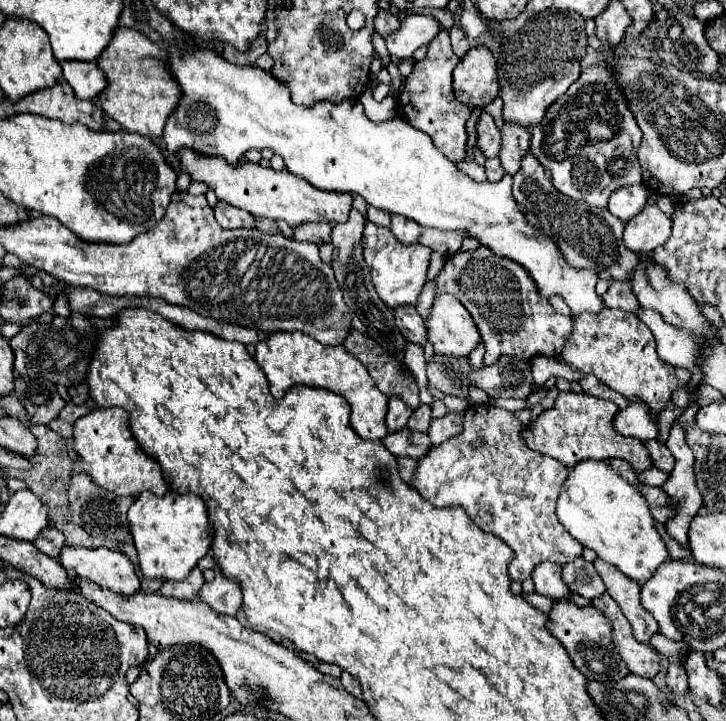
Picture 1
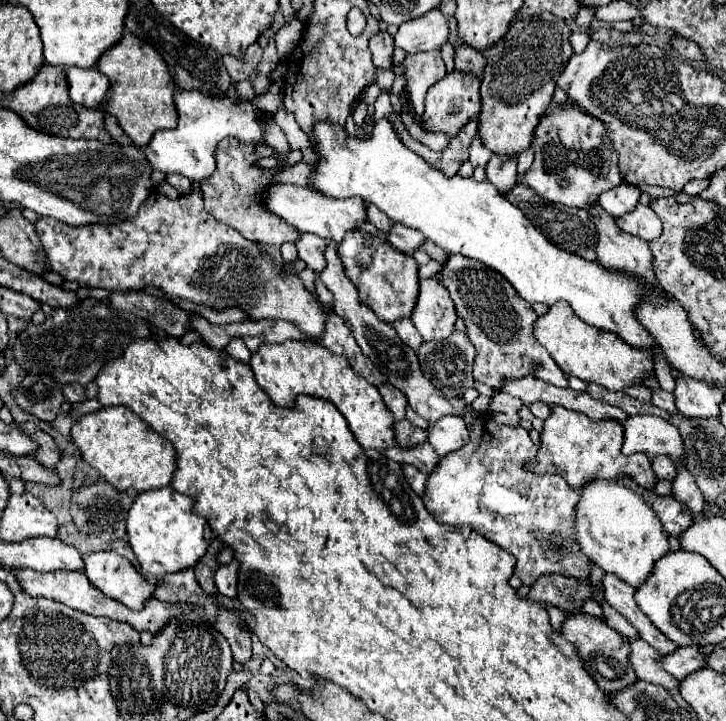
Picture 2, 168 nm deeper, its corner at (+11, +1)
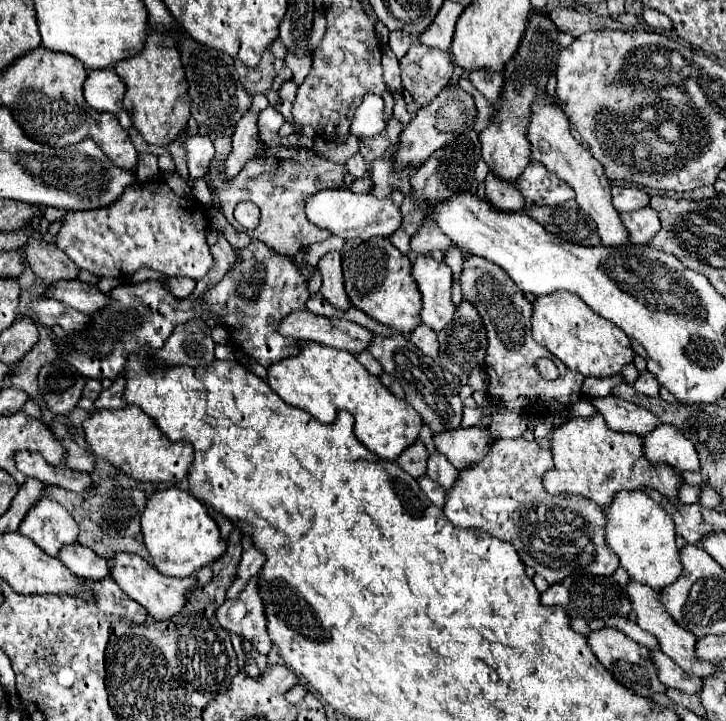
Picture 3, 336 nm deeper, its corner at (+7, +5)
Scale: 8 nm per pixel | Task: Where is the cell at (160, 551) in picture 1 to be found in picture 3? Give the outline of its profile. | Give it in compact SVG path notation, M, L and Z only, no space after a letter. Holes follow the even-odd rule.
M176 485L158 489L148 497L142 513L142 539L152 555L154 567L168 577L190 577L196 569L216 561L226 549L218 525L208 515L208 509L186 489Z

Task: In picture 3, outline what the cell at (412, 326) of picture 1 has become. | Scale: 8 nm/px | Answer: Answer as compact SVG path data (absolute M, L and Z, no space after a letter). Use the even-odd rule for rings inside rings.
M418 325L412 333L410 333L410 341L416 343L416 347L430 357L436 357L438 353L438 339L432 333L432 329L428 329L426 325Z

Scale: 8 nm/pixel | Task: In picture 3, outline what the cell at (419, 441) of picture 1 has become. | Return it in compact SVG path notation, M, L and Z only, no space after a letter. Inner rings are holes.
M432 453L426 461L426 475L434 481L438 481L444 489L450 489L452 483L456 481L458 477L458 469L454 469L450 465L450 461L442 455L442 453Z

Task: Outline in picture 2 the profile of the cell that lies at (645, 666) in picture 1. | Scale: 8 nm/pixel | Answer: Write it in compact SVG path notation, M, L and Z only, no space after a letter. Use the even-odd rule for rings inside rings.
M632 639L628 641L632 655L630 655L630 663L638 675L638 679L652 683L652 685L662 685L664 689L672 691L672 689L680 689L680 681L676 681L676 677L672 677L668 671L664 671L664 667L660 665L662 655L656 653L656 649L652 649L646 641L642 639Z

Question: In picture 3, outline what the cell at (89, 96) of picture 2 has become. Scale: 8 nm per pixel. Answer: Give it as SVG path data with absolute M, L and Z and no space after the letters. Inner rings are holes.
M98 69L88 71L88 77L84 81L84 99L90 107L98 111L114 113L124 129L132 127L128 111L122 107L122 95L126 85L120 81L114 69Z

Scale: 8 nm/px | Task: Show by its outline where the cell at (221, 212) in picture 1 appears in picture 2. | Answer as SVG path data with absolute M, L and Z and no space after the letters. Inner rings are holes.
M236 139L220 141L216 147L216 171L212 177L206 177L202 181L202 193L204 193L204 209L218 221L234 227L244 239L254 243L268 243L280 247L282 243L296 243L300 239L300 231L288 225L284 219L274 217L274 213L268 213L264 209L264 189L270 183L276 183L272 179L272 173L262 169L258 165L260 157L256 157L256 145L240 145Z

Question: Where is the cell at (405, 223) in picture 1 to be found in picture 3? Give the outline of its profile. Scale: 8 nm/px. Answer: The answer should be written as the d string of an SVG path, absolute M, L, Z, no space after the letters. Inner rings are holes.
M424 221L422 227L410 239L410 251L418 255L434 251L434 249L444 251L448 247L452 247L452 241L448 241L448 237L444 237L444 233L440 233L440 229L432 225L432 221Z

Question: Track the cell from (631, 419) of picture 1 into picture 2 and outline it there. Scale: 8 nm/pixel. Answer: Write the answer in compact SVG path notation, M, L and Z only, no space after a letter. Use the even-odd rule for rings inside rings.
M636 415L624 421L624 455L668 455L686 461L684 445L678 429L654 415Z

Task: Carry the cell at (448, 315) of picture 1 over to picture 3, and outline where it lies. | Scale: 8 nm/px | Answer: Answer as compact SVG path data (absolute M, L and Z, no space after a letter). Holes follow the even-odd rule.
M418 255L412 263L412 275L422 293L422 323L438 333L452 321L456 311L452 303L452 271L446 263Z

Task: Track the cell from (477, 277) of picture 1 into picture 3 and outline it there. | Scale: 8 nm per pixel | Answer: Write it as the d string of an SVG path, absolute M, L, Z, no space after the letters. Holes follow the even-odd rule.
M468 257L464 259L464 269L460 273L460 287L464 301L472 303L486 327L486 337L488 337L488 349L486 349L486 359L484 359L484 369L488 373L488 391L492 397L498 397L502 401L508 401L516 395L528 395L532 405L528 411L534 415L546 413L544 405L554 397L566 405L580 401L580 385L582 385L582 375L570 371L560 359L556 359L546 347L538 345L532 339L530 333L530 317L532 317L532 303L524 297L514 297L520 289L512 285L512 279L494 263L482 257ZM538 357L550 357L558 371L560 377L554 381L546 381L538 375L534 361Z

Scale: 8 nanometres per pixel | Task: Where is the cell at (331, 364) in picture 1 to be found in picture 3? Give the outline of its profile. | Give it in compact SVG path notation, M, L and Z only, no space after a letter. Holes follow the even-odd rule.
M302 341L300 351L294 357L276 361L268 367L268 385L288 405L300 407L324 425L332 423L338 409L346 409L354 415L354 435L372 453L384 459L398 459L400 453L416 441L422 417L408 405L408 401L394 397L378 377L370 375L364 365L348 351L338 351L320 343Z

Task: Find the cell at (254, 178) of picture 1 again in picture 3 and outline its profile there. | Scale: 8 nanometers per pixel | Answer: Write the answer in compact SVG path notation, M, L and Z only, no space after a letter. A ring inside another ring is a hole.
M326 189L318 191L306 199L306 217L314 225L328 229L332 235L342 239L370 239L370 237L388 237L400 227L400 209L392 201L376 201L376 197L356 195L346 189Z

